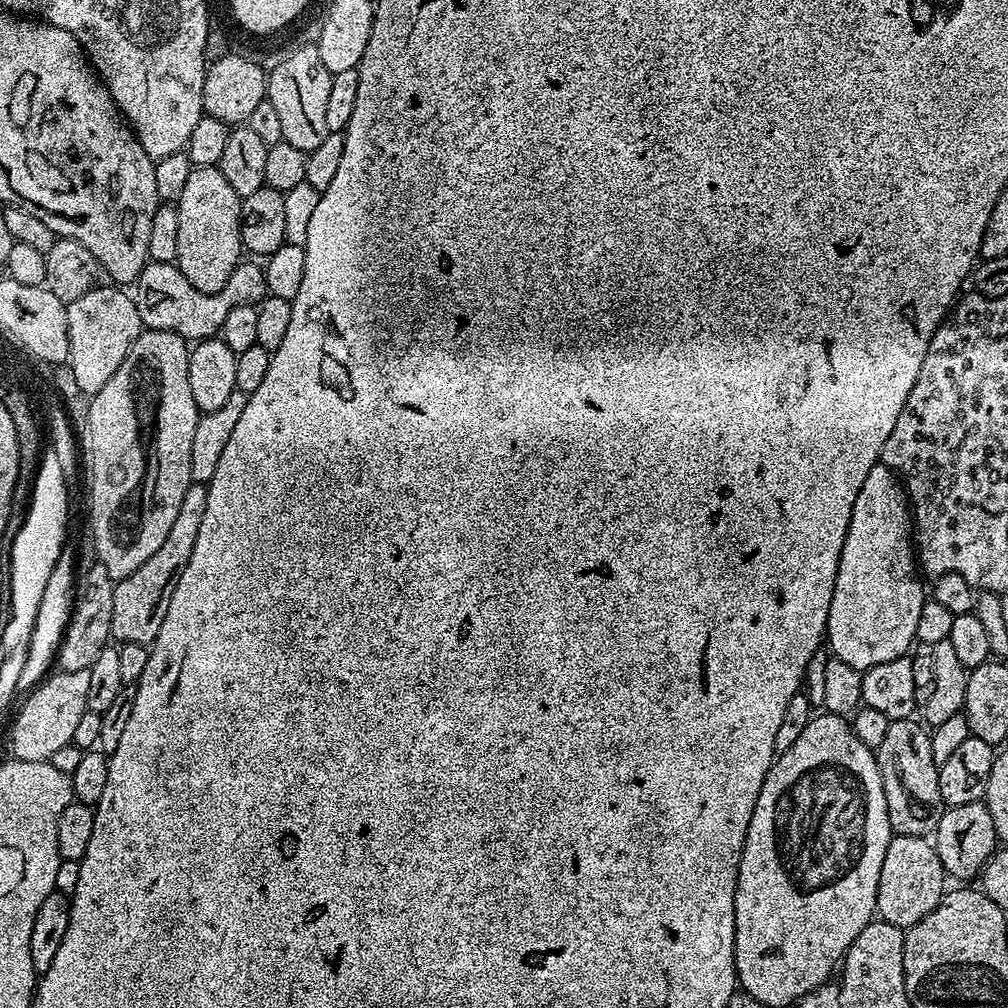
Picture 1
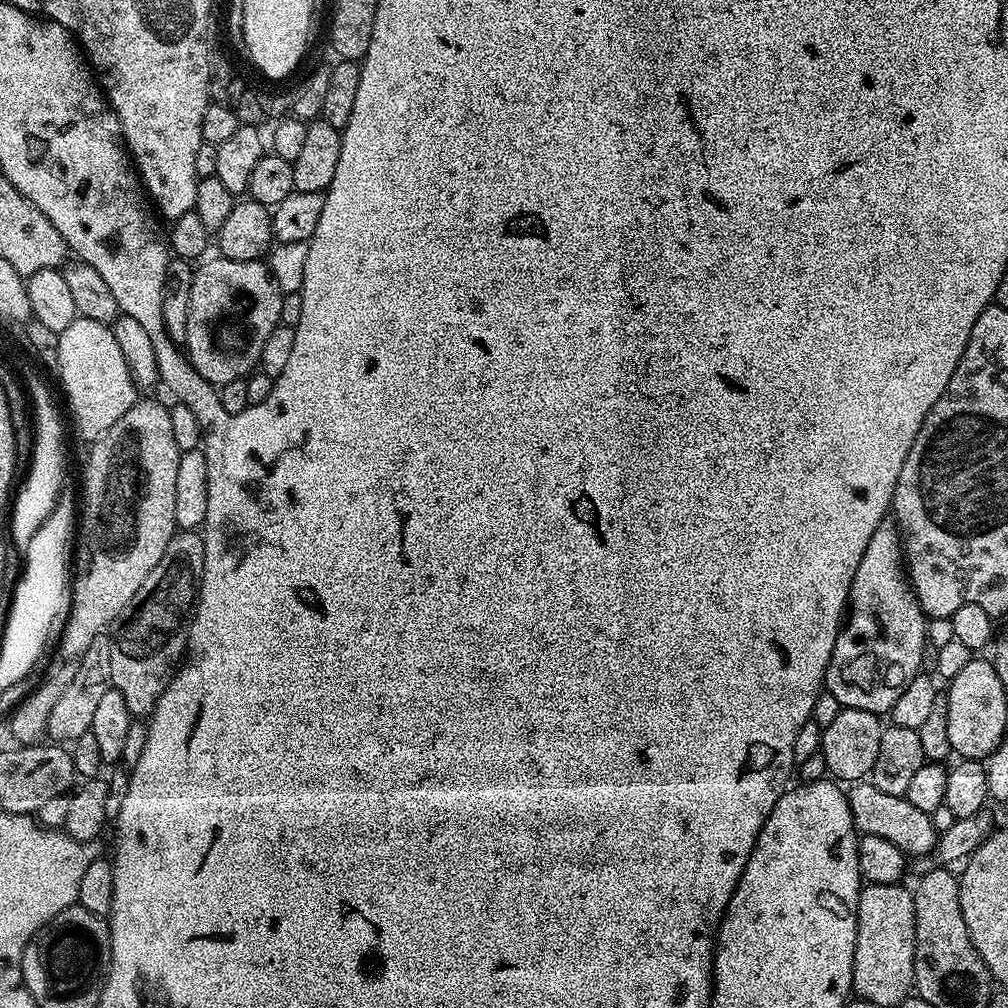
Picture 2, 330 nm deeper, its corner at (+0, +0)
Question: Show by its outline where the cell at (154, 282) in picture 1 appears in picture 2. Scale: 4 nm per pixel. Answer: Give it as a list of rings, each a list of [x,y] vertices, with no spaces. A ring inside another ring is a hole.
[[[205,259],[192,274],[186,355],[202,378],[219,386],[245,379],[259,365],[266,338],[280,324],[284,296],[267,263],[215,259]]]

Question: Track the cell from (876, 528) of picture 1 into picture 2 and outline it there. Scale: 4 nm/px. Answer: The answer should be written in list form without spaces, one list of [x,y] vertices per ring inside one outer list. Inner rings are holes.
[[[886,518],[878,526],[878,530],[874,530],[874,535],[866,546],[866,554],[862,554],[862,562],[858,562],[858,570],[854,574],[854,582],[848,595],[846,619],[834,642],[828,673],[824,675],[826,691],[834,694],[834,698],[838,698],[838,702],[845,708],[857,708],[877,714],[891,713],[902,690],[906,690],[909,682],[921,671],[924,648],[926,649],[926,617],[920,609],[912,582],[908,579],[904,541],[900,539],[895,519]]]

